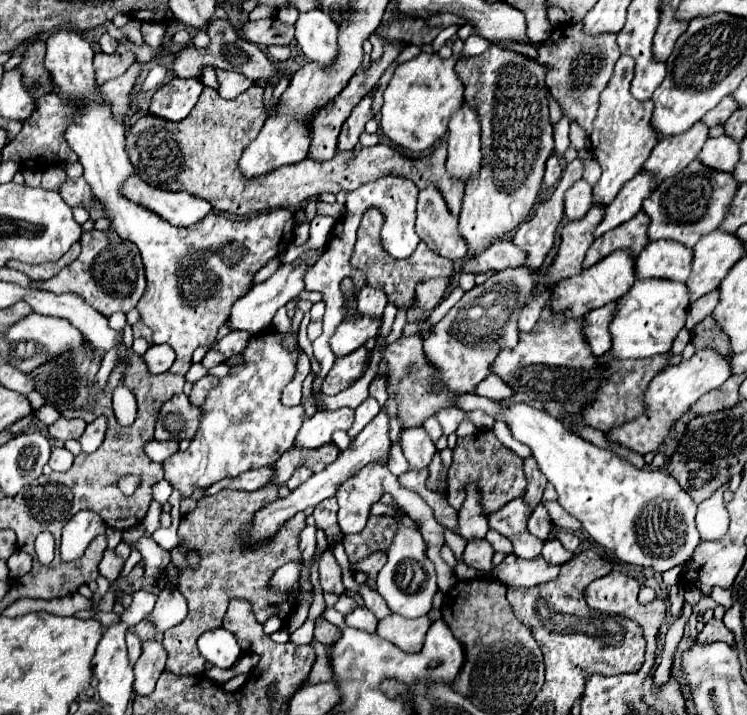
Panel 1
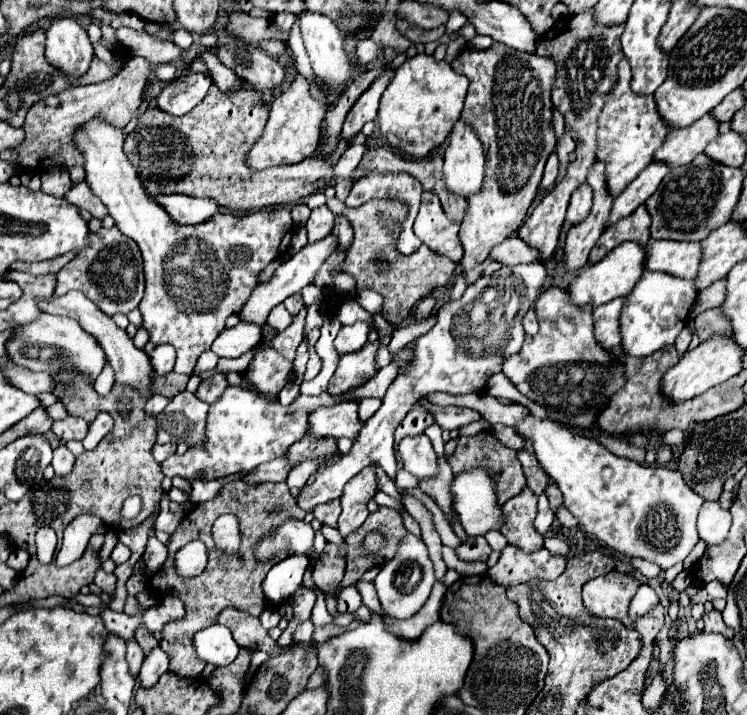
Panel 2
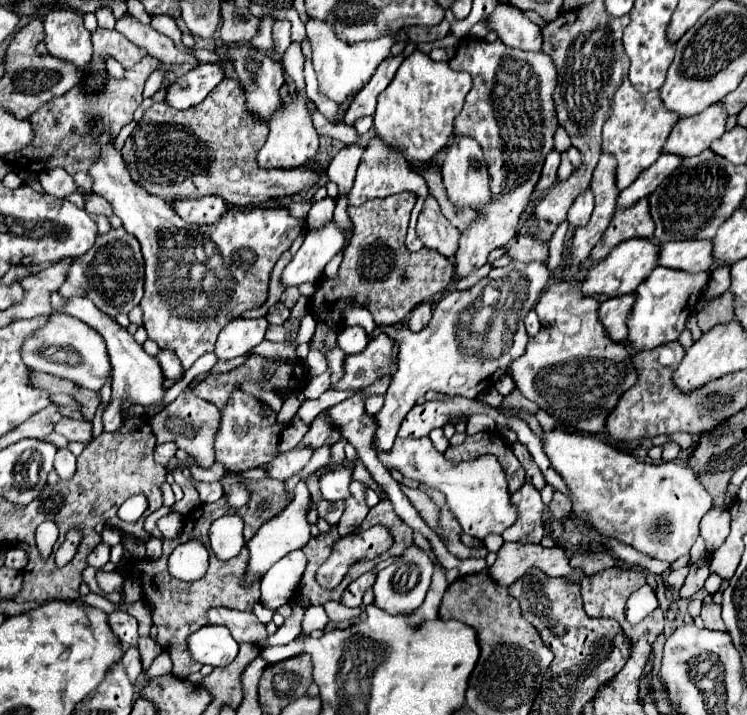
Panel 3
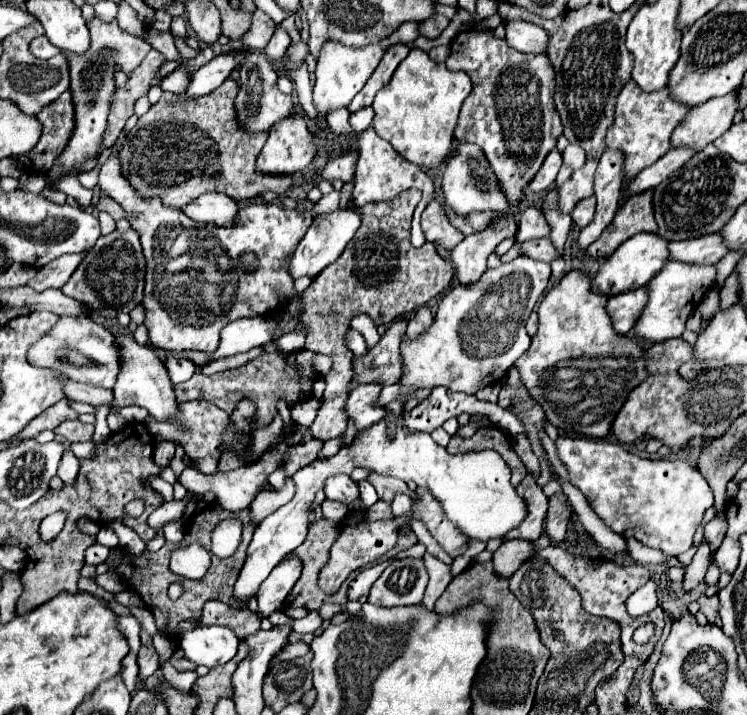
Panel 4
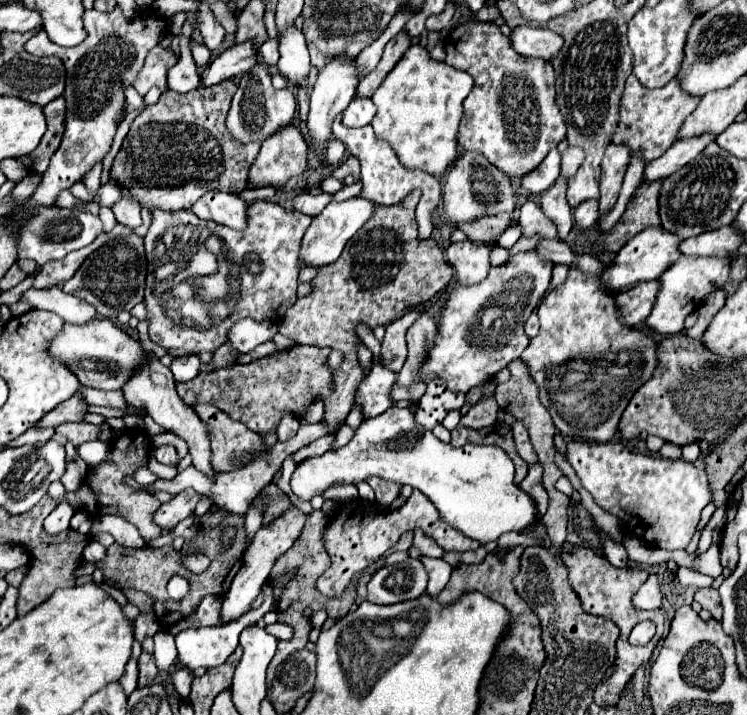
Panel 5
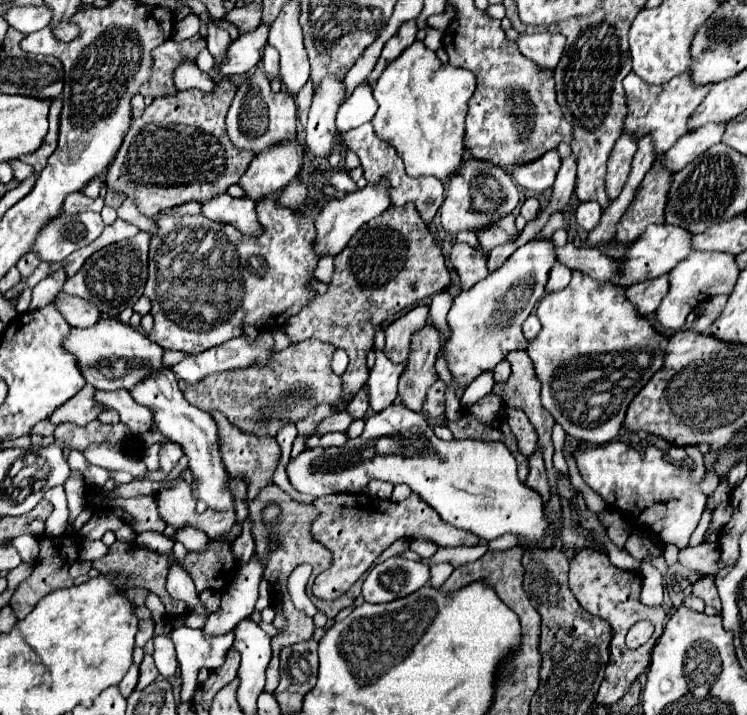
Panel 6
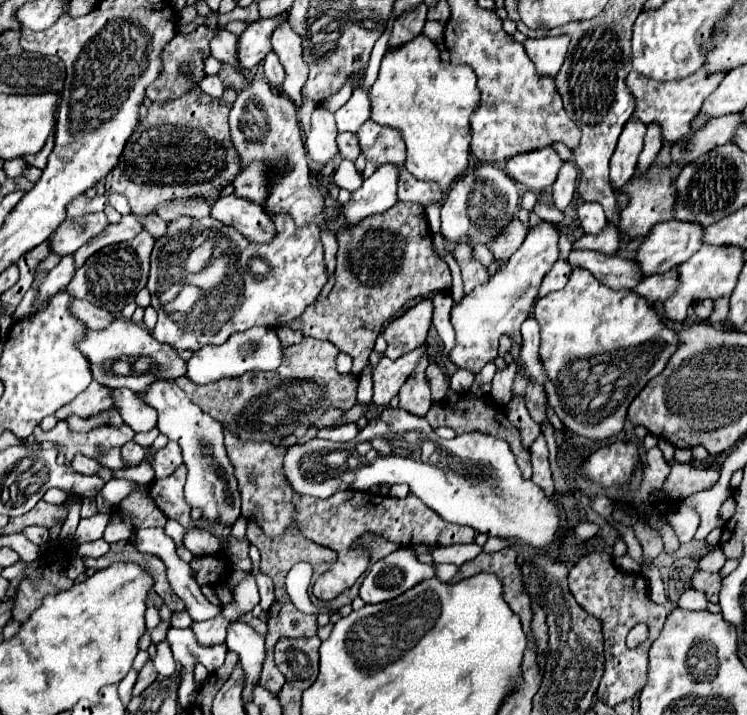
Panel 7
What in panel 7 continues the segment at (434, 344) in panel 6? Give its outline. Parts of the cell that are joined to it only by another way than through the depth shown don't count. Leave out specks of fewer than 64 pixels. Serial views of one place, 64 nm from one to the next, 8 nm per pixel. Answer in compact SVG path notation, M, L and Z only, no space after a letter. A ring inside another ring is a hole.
M424 354L424 358L420 360L420 364L416 366L416 370L412 372L410 380L404 382L404 386L400 388L400 408L406 412L412 412L414 416L426 416L426 412L432 406L432 398L430 398L430 388L428 388L428 380L426 380L426 366L428 366L428 354Z

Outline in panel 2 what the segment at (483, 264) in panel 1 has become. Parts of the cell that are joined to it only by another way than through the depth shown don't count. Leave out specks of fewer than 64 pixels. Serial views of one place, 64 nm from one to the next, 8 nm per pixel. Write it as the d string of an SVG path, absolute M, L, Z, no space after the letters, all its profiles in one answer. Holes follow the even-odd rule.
M510 236L504 244L496 246L490 256L494 260L500 260L504 266L512 266L512 264L528 264L528 262L536 262L540 260L540 252L536 248L532 248L530 244L526 244L520 236Z

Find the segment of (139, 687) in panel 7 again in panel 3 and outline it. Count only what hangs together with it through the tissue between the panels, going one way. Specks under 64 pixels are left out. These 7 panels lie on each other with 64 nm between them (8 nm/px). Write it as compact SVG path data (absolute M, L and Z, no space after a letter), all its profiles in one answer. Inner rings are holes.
M140 638L138 650L140 650L140 656L142 656L142 668L144 668L144 672L152 666L152 660L164 652L162 646L158 646L152 638Z

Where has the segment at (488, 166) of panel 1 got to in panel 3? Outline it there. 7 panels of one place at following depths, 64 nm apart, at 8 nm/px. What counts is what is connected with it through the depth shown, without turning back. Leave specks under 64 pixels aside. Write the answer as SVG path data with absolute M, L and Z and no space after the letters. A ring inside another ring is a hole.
M470 36L458 42L456 56L448 64L452 70L468 72L474 82L472 90L466 96L462 112L456 116L454 134L474 138L480 144L484 152L484 160L488 164L488 172L492 176L492 204L480 210L482 214L480 220L462 234L460 248L454 254L456 272L460 278L466 278L468 274L480 270L486 264L488 254L494 248L508 244L508 240L516 236L520 214L526 210L530 202L530 194L536 186L536 180L540 178L544 158L554 148L554 134L560 126L556 118L556 110L554 110L554 100L552 100L552 92L556 88L556 68L544 52L524 52L524 50L508 48L502 40L486 42L486 40L478 40Z

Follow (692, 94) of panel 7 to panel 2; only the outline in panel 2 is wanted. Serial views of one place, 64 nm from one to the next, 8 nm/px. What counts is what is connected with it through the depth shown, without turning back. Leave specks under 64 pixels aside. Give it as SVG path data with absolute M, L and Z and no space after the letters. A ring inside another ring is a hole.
M626 58L618 68L618 84L606 96L604 110L600 114L598 124L598 160L604 160L606 166L606 182L612 196L618 196L652 160L654 152L664 144L668 130L666 120L660 116L654 96L634 94L630 88L630 72L626 70Z

